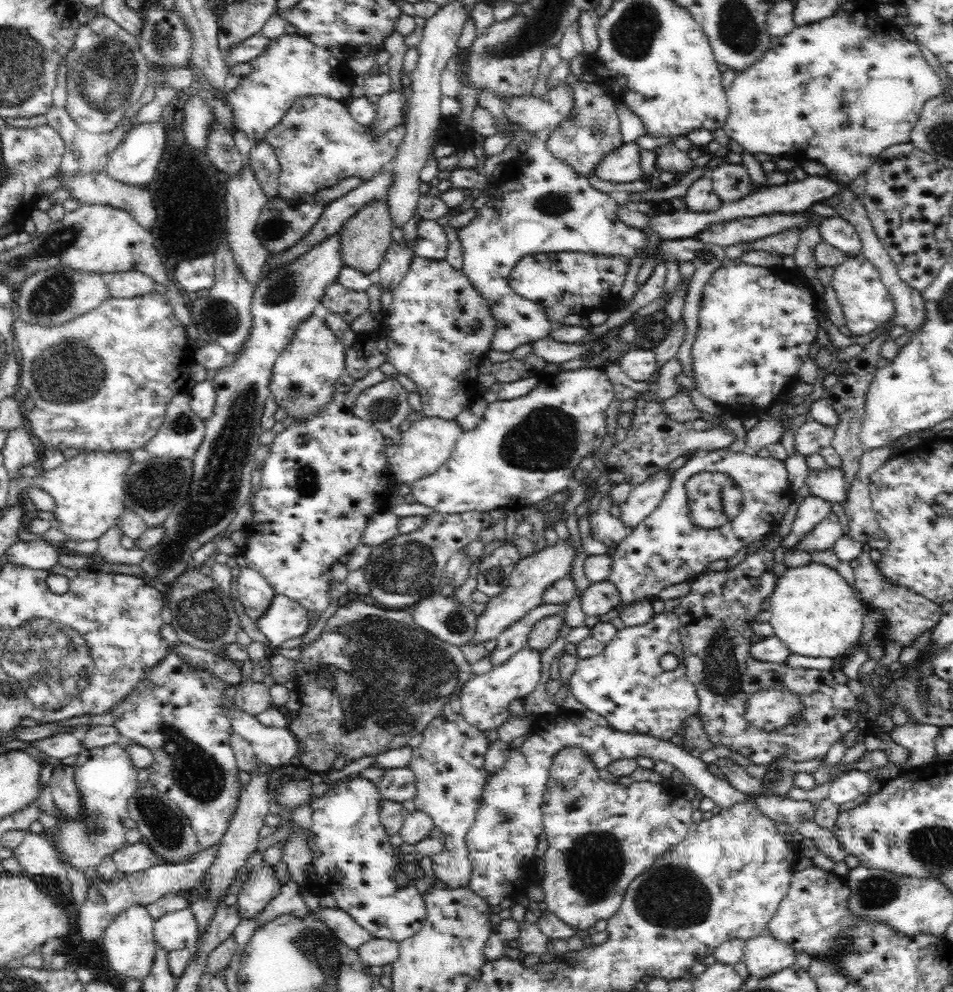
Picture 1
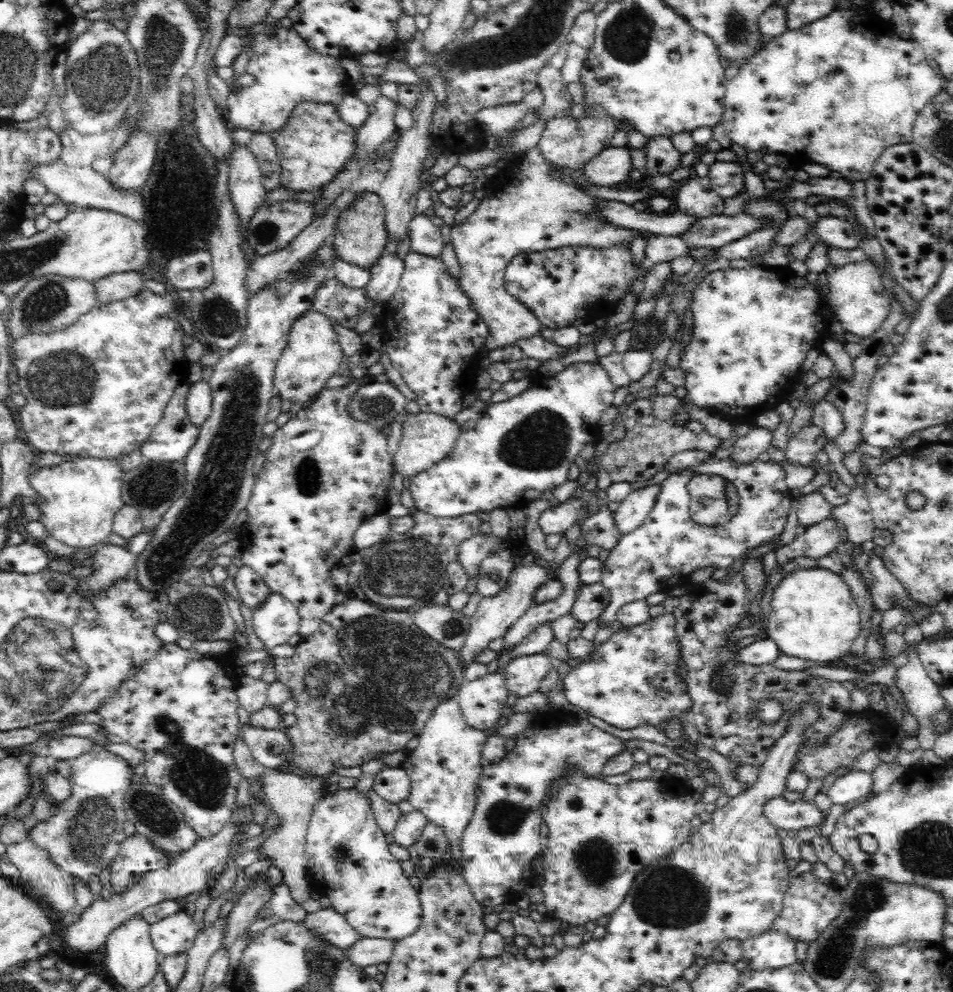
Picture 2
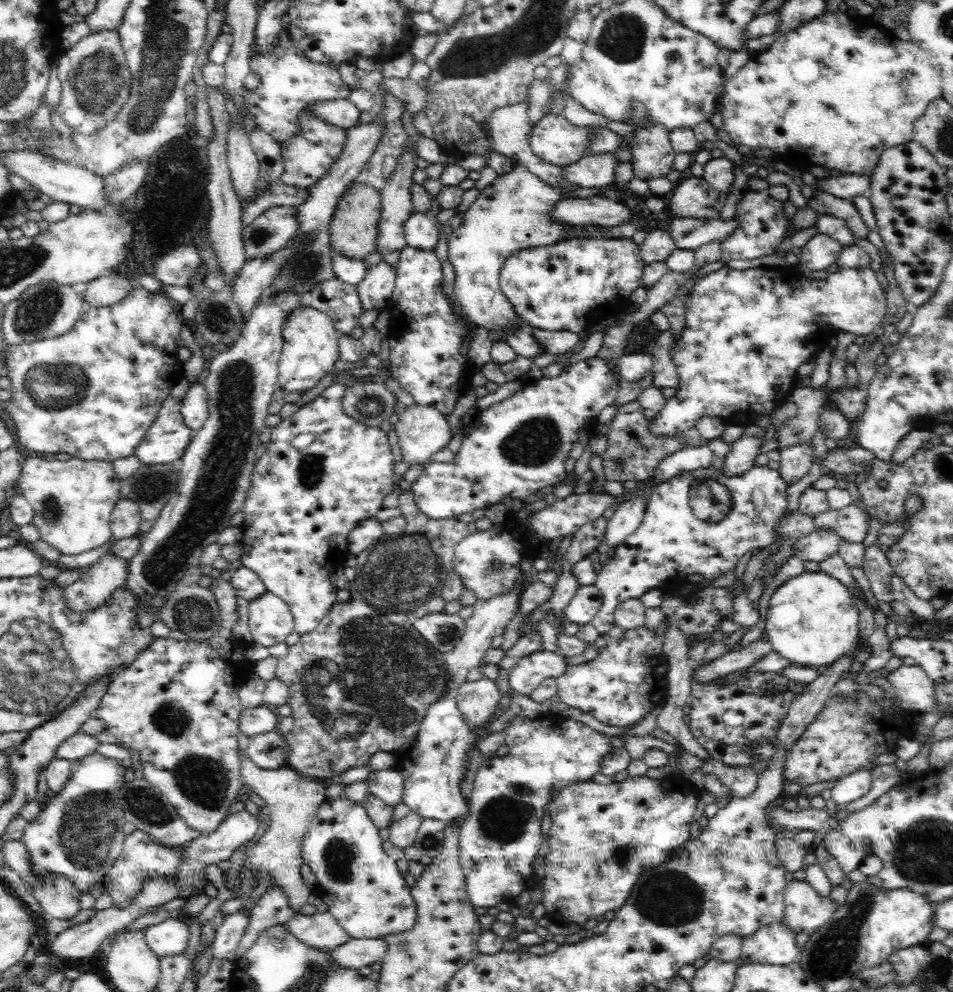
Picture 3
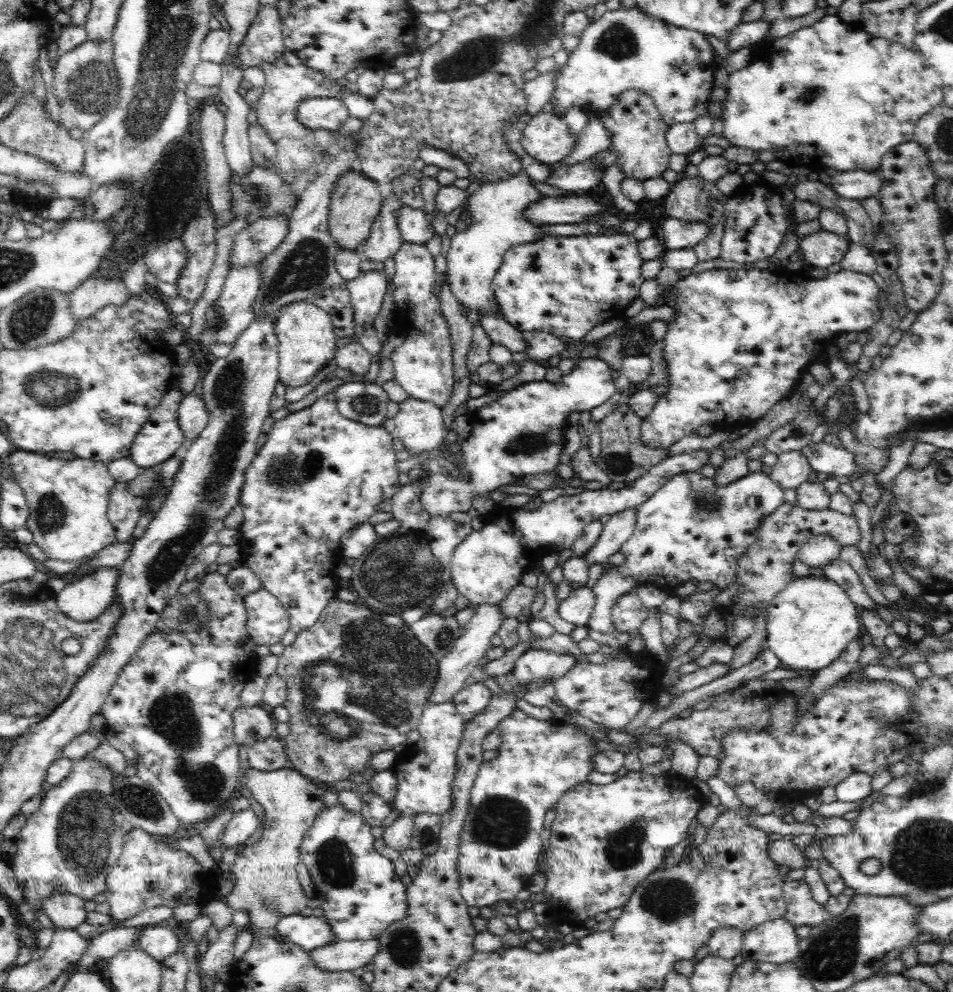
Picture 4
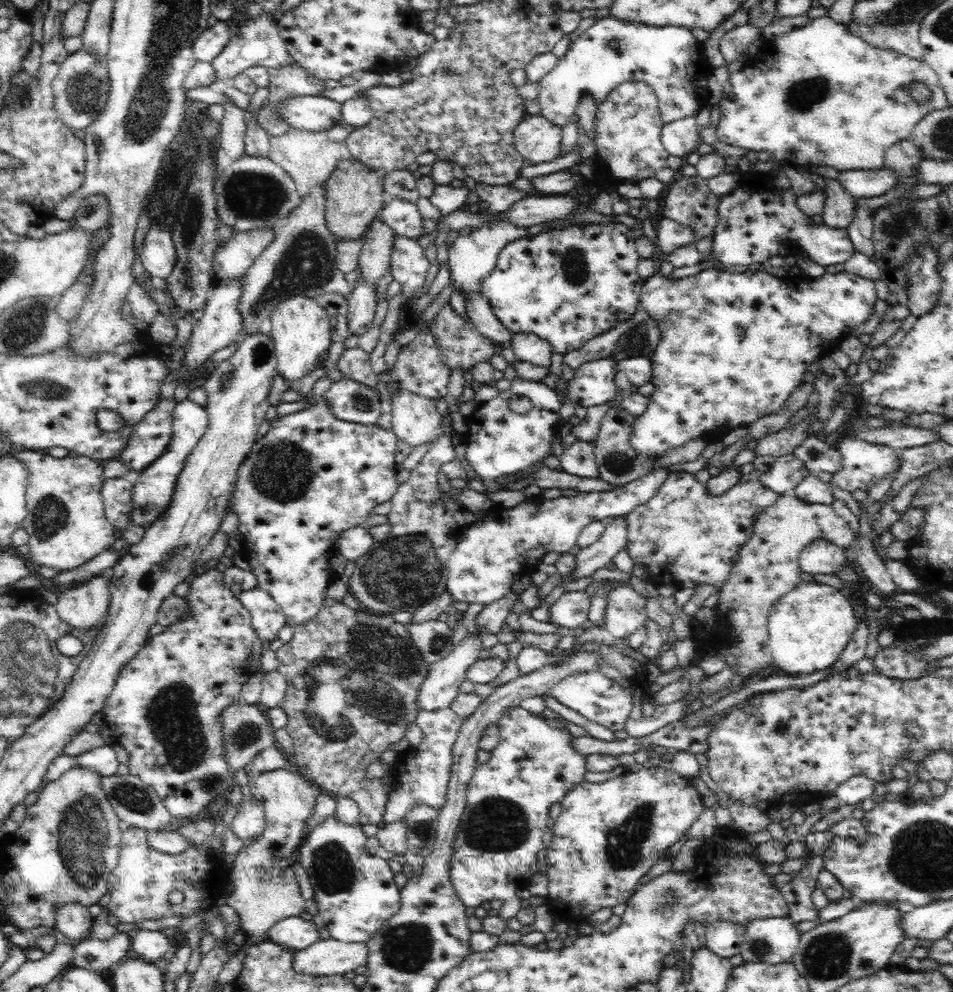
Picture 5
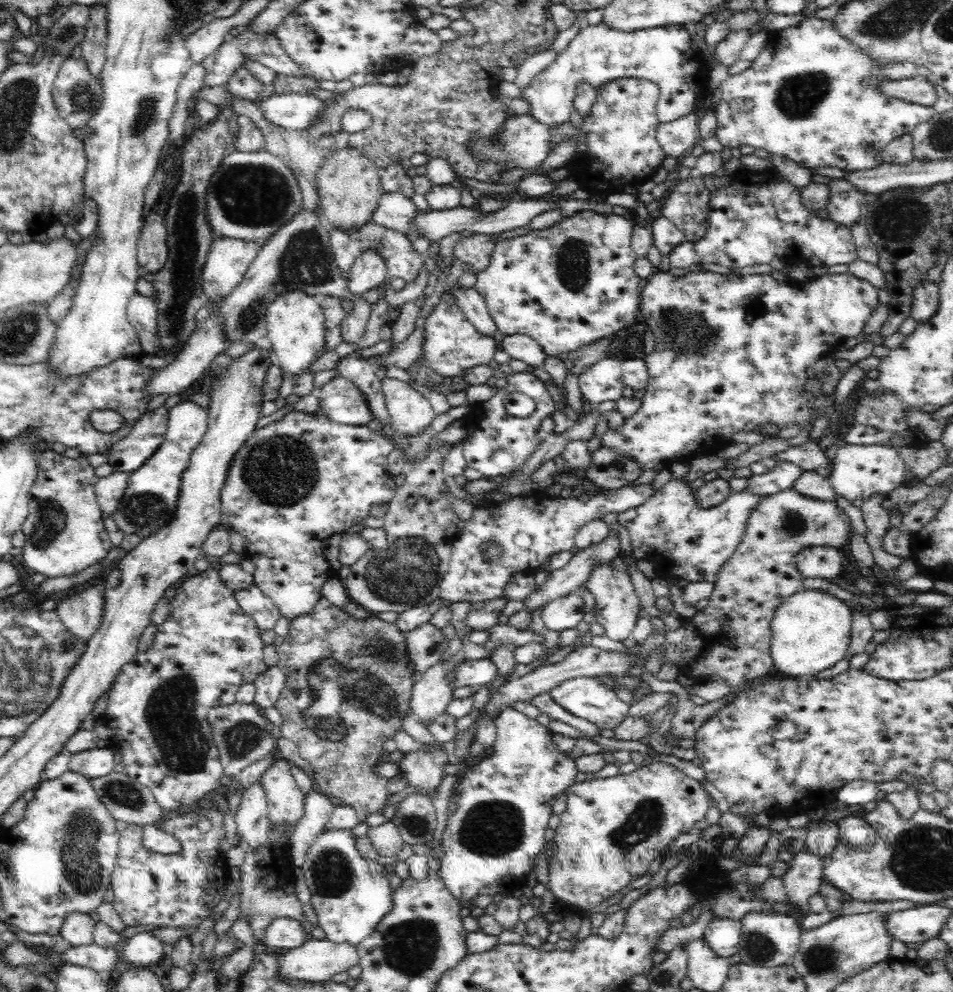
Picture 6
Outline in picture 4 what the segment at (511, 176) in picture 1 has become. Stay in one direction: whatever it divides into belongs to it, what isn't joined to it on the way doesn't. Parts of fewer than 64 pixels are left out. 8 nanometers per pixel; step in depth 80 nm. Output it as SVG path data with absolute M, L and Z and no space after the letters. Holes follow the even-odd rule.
M522 171L518 176L508 180L481 183L466 202L466 208L472 214L472 225L451 238L450 249L445 257L447 284L452 295L456 296L460 305L466 309L470 323L474 325L479 324L479 317L483 313L499 315L494 300L493 278L502 262L504 252L516 244L534 242L546 236L546 233L540 229L541 225L534 225L522 217L522 210L530 202L536 202L543 197L528 180L530 177Z

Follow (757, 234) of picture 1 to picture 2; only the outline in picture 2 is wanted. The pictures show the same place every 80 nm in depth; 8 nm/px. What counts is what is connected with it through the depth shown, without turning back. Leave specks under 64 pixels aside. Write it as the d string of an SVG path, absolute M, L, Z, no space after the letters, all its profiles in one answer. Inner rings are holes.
M742 212L737 215L727 216L722 214L697 219L690 224L688 230L684 230L678 236L682 243L690 249L707 248L719 249L728 242L734 242L742 238L744 234L756 230L762 226L766 219L754 219L754 217Z

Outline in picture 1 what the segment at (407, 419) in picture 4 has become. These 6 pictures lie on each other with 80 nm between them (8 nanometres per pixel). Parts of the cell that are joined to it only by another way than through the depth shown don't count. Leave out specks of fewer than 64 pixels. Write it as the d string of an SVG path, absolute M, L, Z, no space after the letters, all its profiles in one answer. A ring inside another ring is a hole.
M423 416L410 424L410 429L400 434L396 452L389 458L389 469L393 479L409 484L422 476L434 474L450 458L456 441L465 432L455 420L443 420L436 416Z

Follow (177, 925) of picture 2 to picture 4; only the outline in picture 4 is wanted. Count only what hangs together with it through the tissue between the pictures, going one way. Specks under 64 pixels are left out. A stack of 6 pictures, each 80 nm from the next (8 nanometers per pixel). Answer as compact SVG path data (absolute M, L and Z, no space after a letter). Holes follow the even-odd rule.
M163 924L148 925L140 929L140 936L135 944L152 959L161 963L171 954L178 952L178 936L174 930Z

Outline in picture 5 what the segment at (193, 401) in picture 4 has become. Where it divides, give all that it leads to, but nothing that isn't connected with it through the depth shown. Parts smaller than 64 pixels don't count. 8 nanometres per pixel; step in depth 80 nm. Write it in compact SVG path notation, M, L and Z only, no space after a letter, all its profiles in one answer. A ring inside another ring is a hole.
M189 399L176 403L172 425L172 440L168 448L150 466L140 470L138 478L132 482L132 510L126 514L125 526L138 526L146 530L166 512L176 488L178 475L182 472L188 455L206 433L208 416L205 407Z

